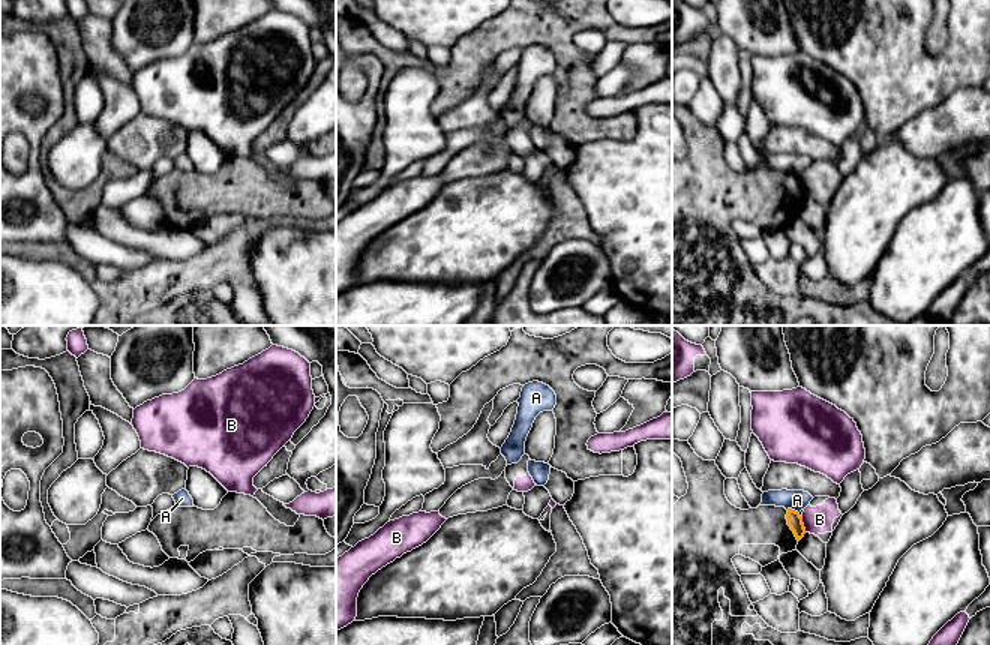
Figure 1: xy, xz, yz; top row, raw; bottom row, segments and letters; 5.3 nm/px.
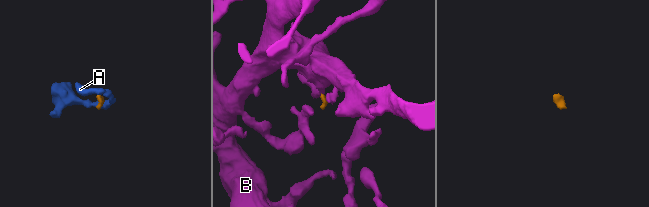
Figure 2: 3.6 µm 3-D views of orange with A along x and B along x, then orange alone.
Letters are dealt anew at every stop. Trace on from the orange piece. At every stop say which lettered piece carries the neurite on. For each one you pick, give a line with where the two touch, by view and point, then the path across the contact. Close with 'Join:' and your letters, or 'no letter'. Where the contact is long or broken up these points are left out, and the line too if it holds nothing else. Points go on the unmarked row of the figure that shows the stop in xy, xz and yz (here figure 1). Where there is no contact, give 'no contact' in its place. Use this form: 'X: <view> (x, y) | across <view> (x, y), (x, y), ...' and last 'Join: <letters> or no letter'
Join: no letter

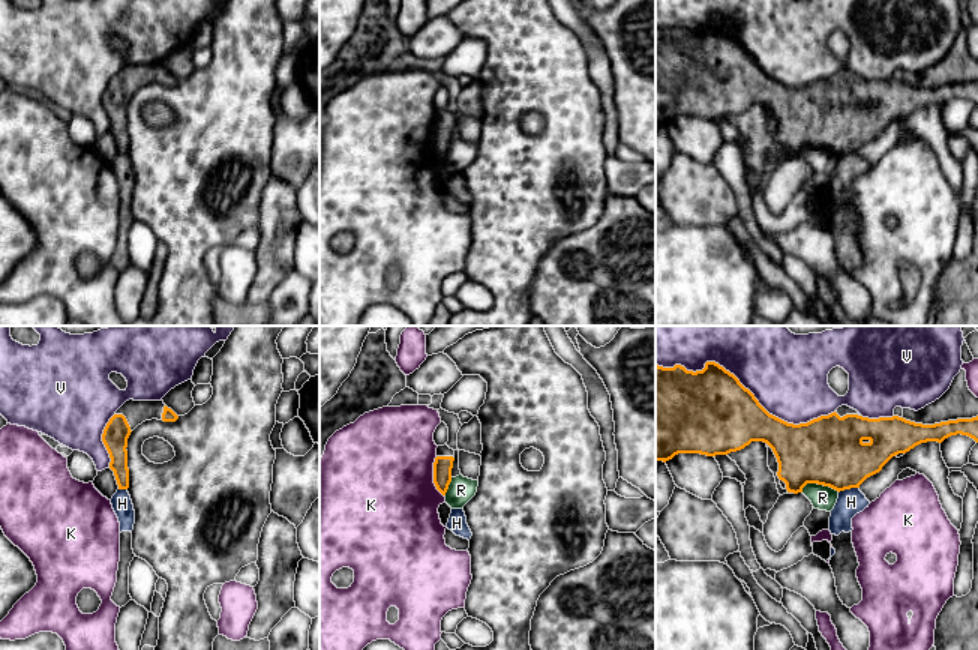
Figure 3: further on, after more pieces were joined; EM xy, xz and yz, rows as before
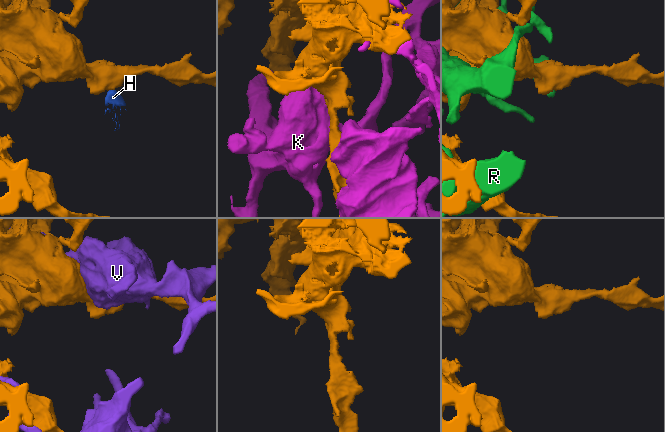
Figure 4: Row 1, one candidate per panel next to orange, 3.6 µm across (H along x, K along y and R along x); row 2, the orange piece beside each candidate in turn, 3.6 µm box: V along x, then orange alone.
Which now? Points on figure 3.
Join: no letter

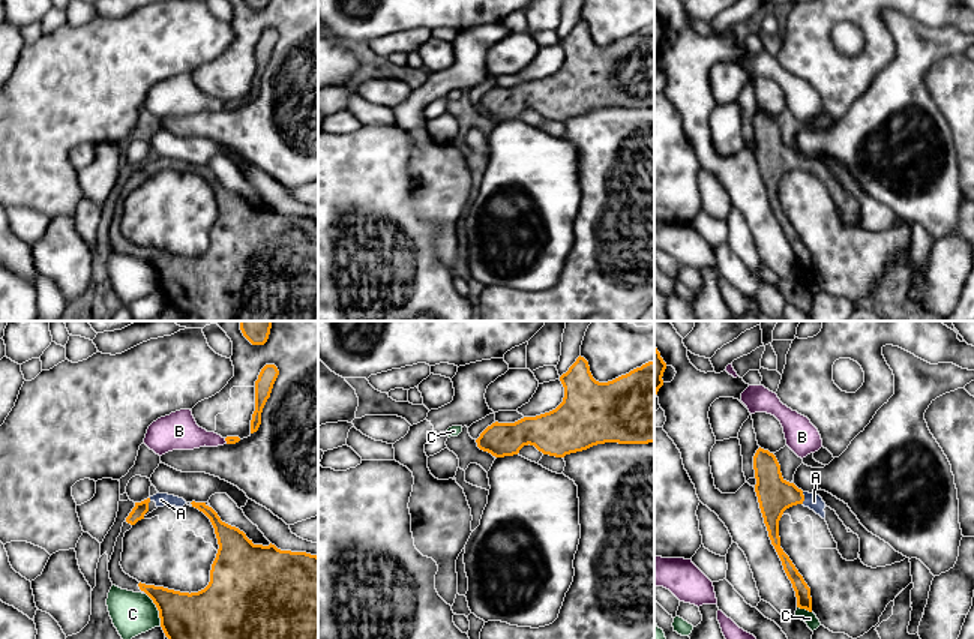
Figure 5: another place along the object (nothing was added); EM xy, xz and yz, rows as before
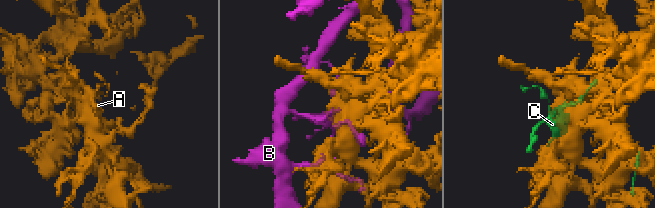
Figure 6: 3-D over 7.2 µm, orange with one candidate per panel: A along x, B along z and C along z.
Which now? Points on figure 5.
A: yz (803, 162)
Join: A

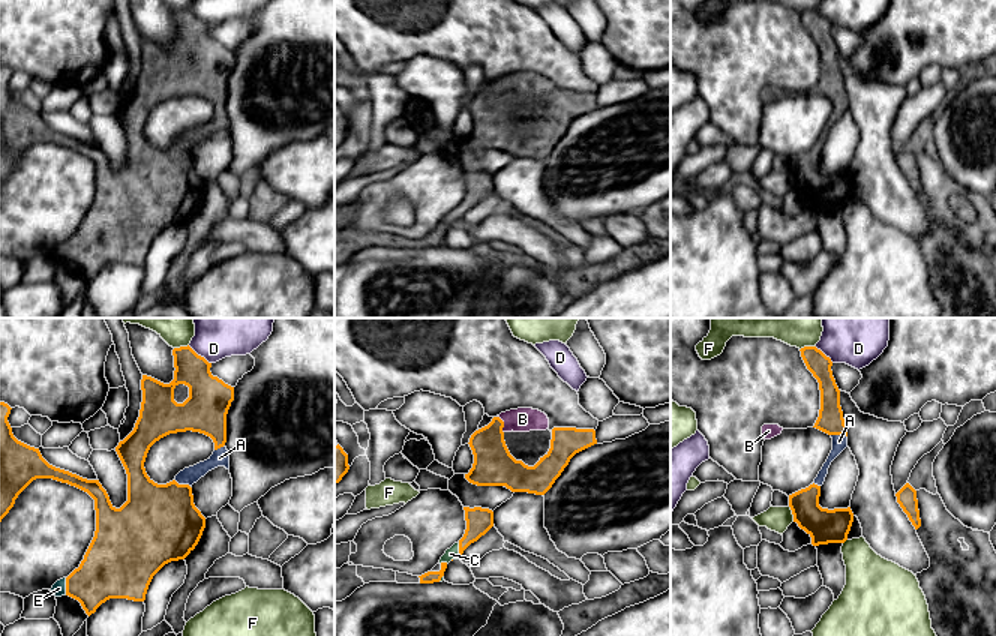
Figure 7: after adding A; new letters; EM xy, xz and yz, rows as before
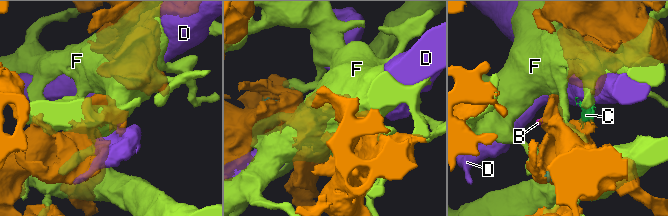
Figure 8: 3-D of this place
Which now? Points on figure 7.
A: yz (839, 98)
B: xz (503, 89) | across xz (494, 129), (494, 98), (503, 89), (509, 84), (522, 83)
C: xz (459, 215)
E: xy (66, 251) | across xy (110, 234), (92, 248), (66, 251), (59, 252)
Join: A, B, C, E

